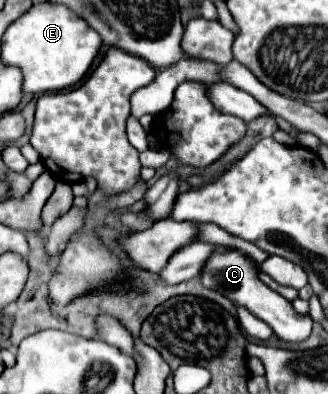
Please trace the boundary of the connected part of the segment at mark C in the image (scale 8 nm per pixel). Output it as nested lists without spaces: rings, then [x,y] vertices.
[[[218,248],[206,260],[206,264],[200,272],[200,282],[202,282],[202,286],[226,296],[234,306],[242,306],[242,308],[250,310],[254,316],[262,318],[274,330],[274,334],[278,338],[288,340],[288,342],[302,342],[304,338],[308,338],[312,332],[312,318],[298,316],[291,302],[260,282],[258,272],[260,272],[258,264],[252,258],[248,258],[244,252],[240,252],[236,248]]]

